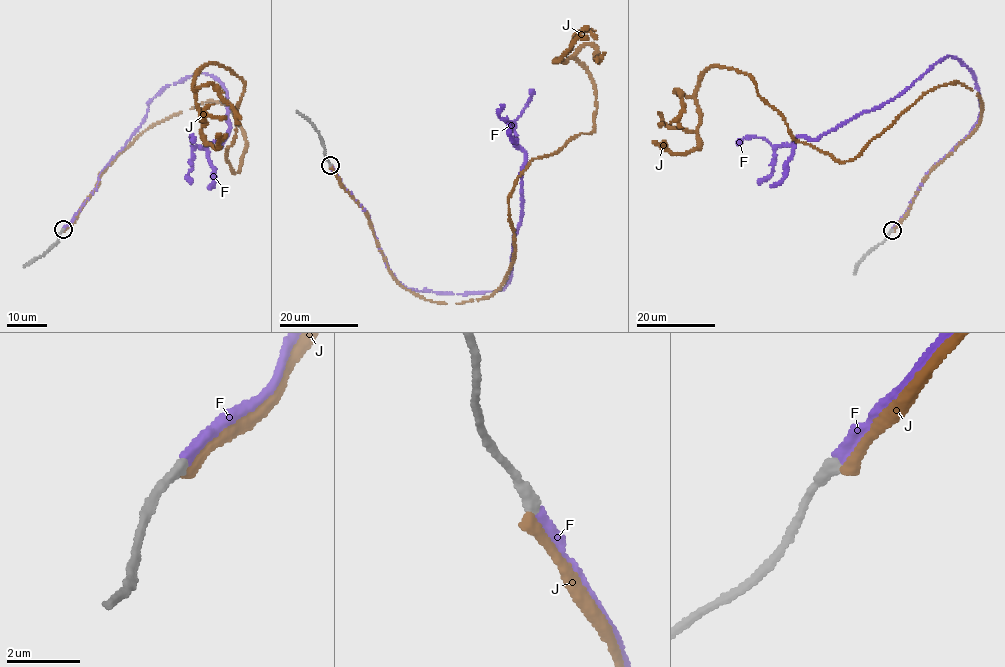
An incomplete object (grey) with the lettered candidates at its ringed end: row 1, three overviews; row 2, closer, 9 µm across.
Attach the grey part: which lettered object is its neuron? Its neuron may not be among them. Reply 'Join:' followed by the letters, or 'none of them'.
Join: F

